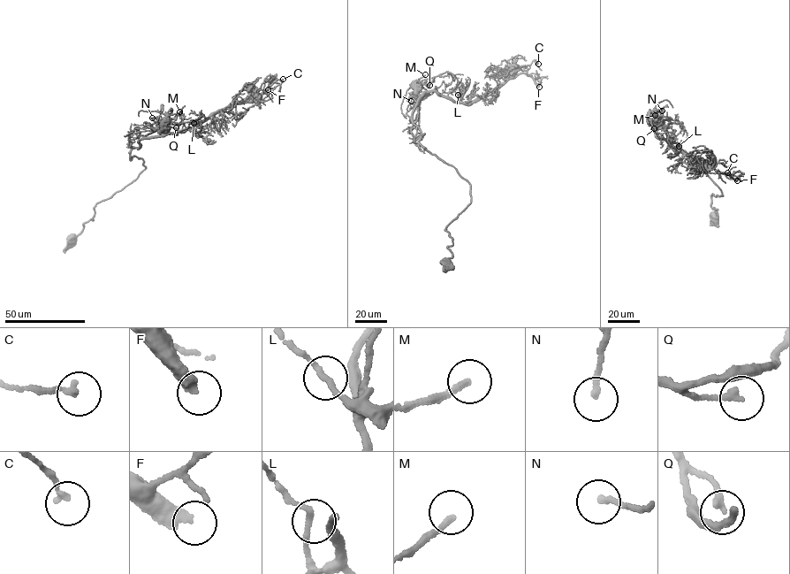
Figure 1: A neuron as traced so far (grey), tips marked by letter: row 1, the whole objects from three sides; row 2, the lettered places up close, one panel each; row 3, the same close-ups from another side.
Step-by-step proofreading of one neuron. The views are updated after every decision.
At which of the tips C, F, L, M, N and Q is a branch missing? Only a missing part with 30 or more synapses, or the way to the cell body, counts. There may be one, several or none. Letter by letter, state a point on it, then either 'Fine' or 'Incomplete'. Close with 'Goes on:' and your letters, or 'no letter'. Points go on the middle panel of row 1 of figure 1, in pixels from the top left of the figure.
C: Place: (538, 64). Fine
F: Place: (539, 87). Incomplete
L: Place: (458, 95). Fine
M: Place: (425, 74). Incomplete
N: Place: (411, 101). Fine
Q: Place: (429, 85). Fine
Goes on: F, M

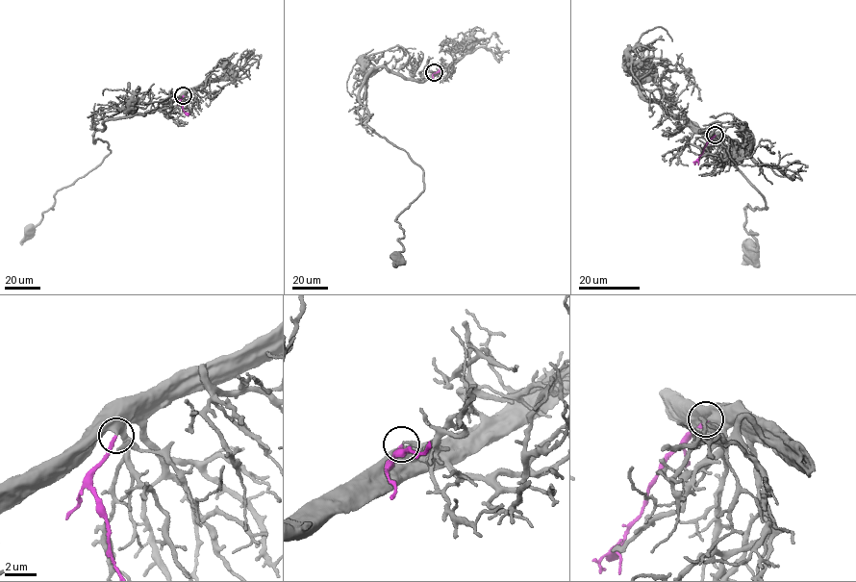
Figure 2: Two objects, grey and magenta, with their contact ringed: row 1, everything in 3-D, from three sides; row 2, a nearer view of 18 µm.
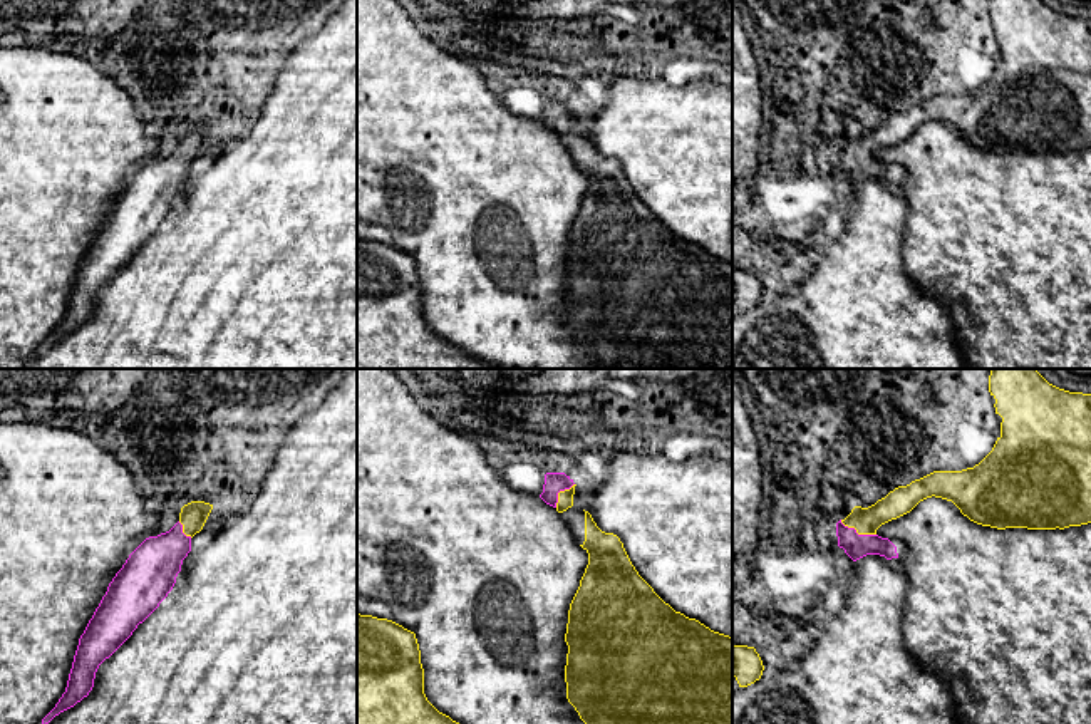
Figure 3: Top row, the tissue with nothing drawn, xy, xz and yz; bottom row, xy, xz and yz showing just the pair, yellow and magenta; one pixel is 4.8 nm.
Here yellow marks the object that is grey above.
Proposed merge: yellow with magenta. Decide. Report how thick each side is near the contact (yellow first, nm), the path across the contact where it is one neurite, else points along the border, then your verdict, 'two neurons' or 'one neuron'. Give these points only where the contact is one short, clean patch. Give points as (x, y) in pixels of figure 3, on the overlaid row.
130 nm thick on the yellow side, 120 nm on the other; runs through yz (899, 501), (879, 513), (858, 533), (855, 545); one neuron

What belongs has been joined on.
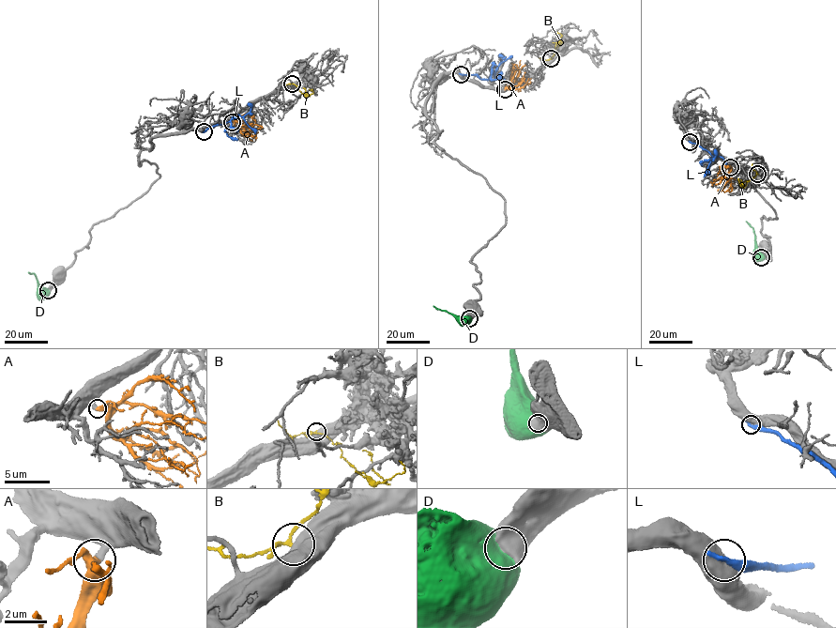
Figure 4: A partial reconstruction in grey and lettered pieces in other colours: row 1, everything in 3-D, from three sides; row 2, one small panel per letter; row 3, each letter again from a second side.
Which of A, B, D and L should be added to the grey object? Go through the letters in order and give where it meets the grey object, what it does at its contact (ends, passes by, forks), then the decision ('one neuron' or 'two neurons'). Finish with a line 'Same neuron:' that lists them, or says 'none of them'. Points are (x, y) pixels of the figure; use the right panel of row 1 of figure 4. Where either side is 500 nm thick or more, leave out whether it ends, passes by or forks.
A: contact (730, 167); one neuron
B: contact (757, 174); two neurons
D: contact (761, 257); two neurons
L: contact (690, 142); two neurons
Same neuron: A

